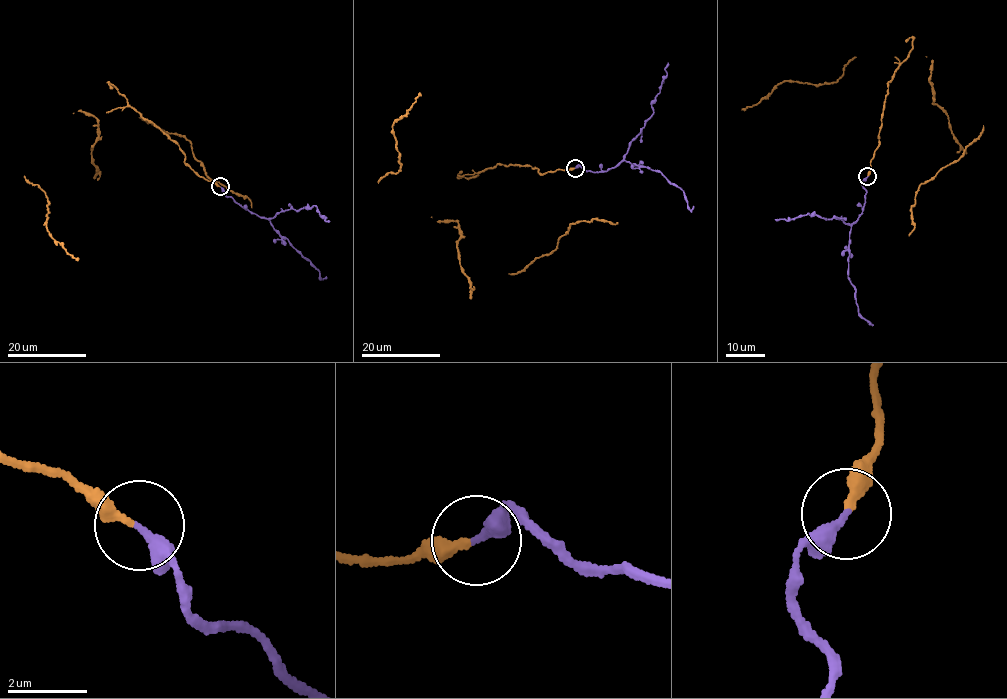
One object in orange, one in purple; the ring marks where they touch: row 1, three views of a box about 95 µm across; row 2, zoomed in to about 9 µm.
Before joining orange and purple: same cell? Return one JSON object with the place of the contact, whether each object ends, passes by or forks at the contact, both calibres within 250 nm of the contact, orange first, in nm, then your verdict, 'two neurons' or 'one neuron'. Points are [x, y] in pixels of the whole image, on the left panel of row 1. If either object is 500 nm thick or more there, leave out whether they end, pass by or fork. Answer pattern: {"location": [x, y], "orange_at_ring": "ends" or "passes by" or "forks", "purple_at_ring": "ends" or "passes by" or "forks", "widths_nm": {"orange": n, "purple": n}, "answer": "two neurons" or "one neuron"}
{"location": [220, 186], "orange_at_ring": "ends", "purple_at_ring": "ends", "widths_nm": {"orange": 280, "purple": 320}, "answer": "one neuron"}

